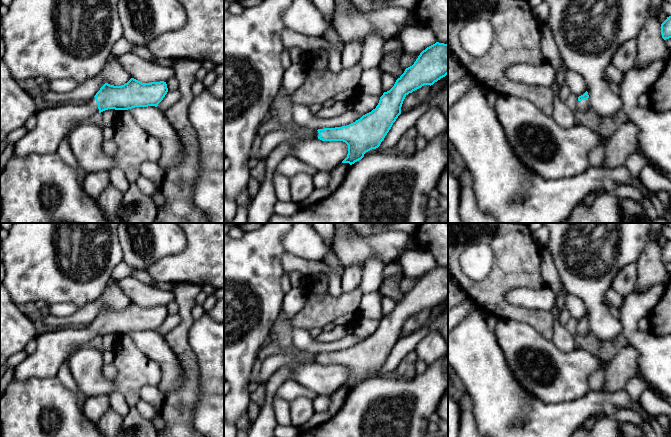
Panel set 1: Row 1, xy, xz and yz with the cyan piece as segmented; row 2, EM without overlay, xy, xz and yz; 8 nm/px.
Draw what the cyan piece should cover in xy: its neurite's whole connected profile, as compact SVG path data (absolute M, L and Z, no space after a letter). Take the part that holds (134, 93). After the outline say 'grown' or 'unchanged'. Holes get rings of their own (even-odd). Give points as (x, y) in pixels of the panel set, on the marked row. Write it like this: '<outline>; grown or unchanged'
M131 78L121 86L105 83L87 102L58 104L38 111L36 127L15 143L13 155L55 153L70 130L88 118L108 109L157 107L167 92L164 81L142 83Z; grown

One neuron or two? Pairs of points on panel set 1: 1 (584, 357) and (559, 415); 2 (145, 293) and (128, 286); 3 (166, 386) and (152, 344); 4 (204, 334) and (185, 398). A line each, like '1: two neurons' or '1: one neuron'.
1: two neurons
2: one neuron
3: one neuron
4: two neurons

